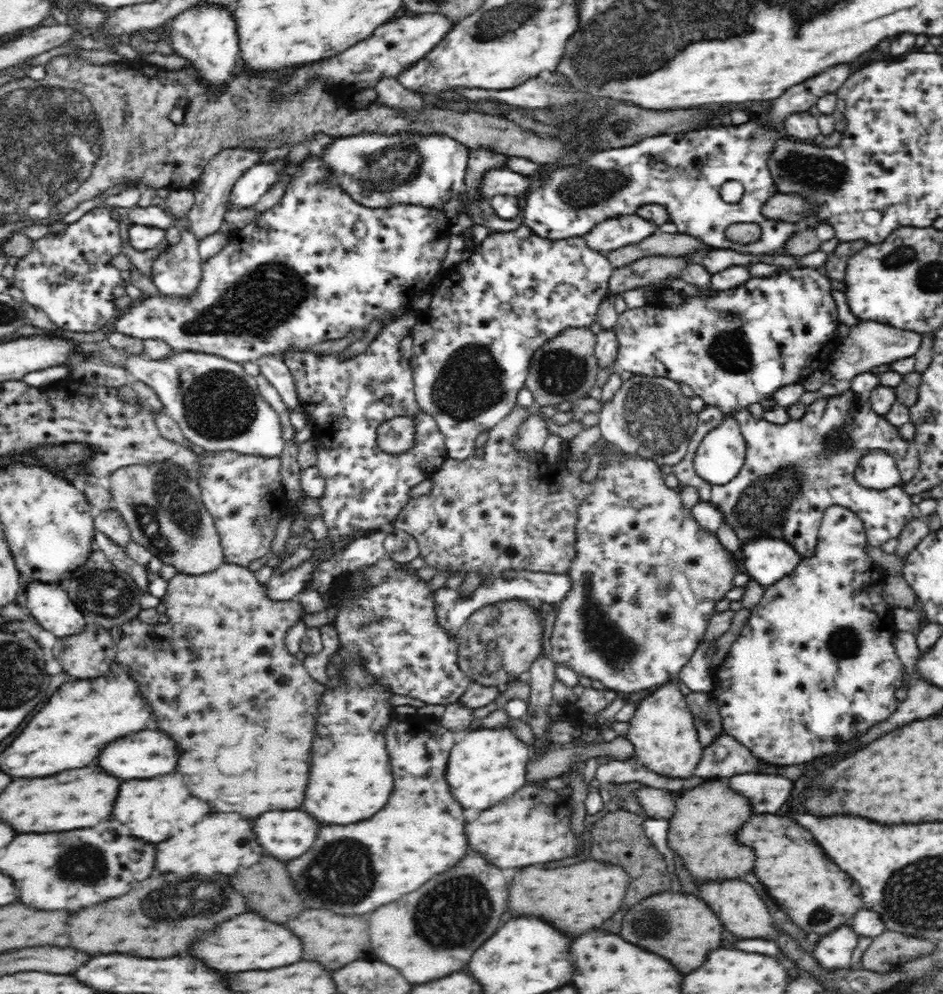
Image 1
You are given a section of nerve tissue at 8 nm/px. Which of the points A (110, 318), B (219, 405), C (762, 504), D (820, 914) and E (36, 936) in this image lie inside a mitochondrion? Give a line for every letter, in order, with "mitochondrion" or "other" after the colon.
A: other
B: mitochondrion
C: mitochondrion
D: mitochondrion
E: other

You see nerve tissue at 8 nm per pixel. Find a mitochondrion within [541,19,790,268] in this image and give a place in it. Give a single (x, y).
(589, 186)

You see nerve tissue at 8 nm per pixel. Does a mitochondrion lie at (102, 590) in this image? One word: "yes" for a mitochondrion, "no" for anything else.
yes

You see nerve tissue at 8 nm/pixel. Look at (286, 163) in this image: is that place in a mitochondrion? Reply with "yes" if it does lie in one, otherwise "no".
no

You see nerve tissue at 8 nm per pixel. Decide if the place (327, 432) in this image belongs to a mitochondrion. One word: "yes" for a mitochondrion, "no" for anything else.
no

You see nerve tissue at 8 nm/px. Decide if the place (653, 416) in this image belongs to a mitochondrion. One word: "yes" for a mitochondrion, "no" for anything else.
yes

